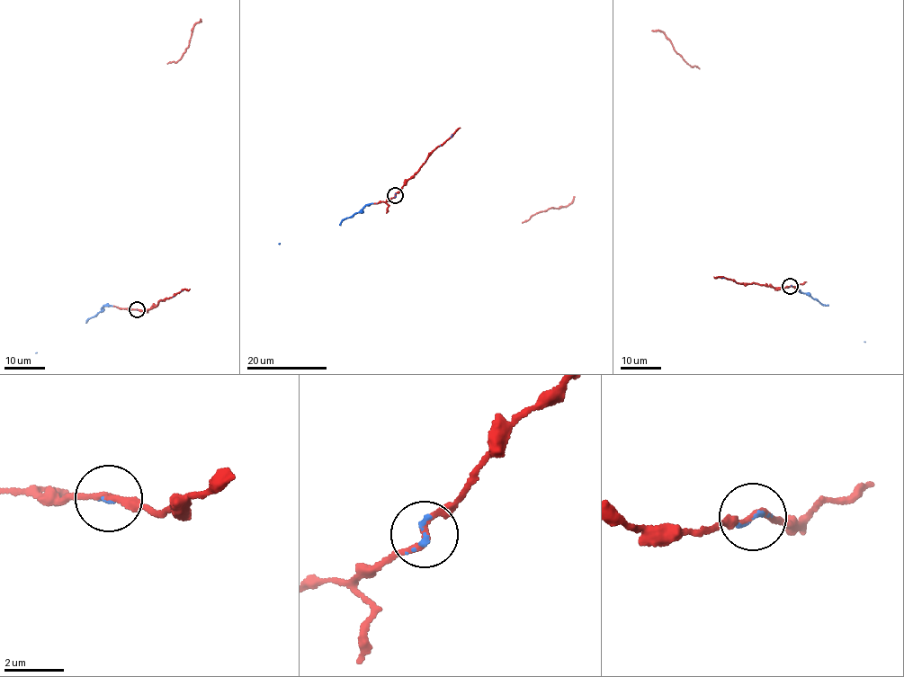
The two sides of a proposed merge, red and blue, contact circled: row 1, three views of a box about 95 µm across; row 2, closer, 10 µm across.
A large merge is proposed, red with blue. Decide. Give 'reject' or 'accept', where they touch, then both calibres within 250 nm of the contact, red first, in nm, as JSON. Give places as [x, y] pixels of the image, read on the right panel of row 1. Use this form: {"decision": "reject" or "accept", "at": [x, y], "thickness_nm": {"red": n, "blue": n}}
{"decision": "accept", "at": [790, 286], "thickness_nm": {"red": 200, "blue": 120}}

